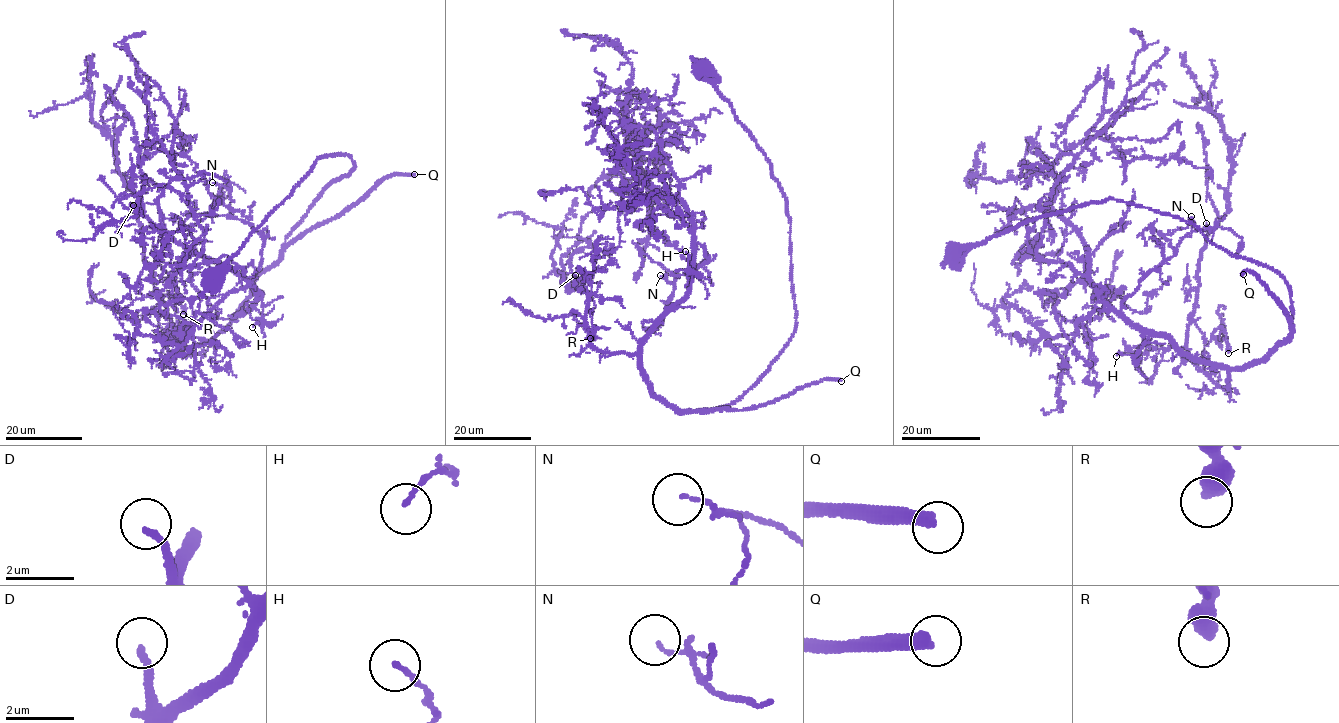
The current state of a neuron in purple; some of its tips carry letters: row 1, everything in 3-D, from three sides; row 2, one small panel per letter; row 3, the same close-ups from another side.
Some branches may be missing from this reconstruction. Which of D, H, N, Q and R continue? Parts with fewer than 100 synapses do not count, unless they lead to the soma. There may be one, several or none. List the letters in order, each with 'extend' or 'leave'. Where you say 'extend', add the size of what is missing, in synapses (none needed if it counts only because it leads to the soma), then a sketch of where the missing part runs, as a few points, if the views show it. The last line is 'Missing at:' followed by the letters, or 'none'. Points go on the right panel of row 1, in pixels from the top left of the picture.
D: extend | 120 syn | (1206, 223), (1191, 209), (1186, 195), (1185, 188), (1194, 172), (1194, 159), (1185, 139), (1187, 125)
H: leave
N: leave
Q: extend | 1000 syn
R: leave
Missing at: D, Q

